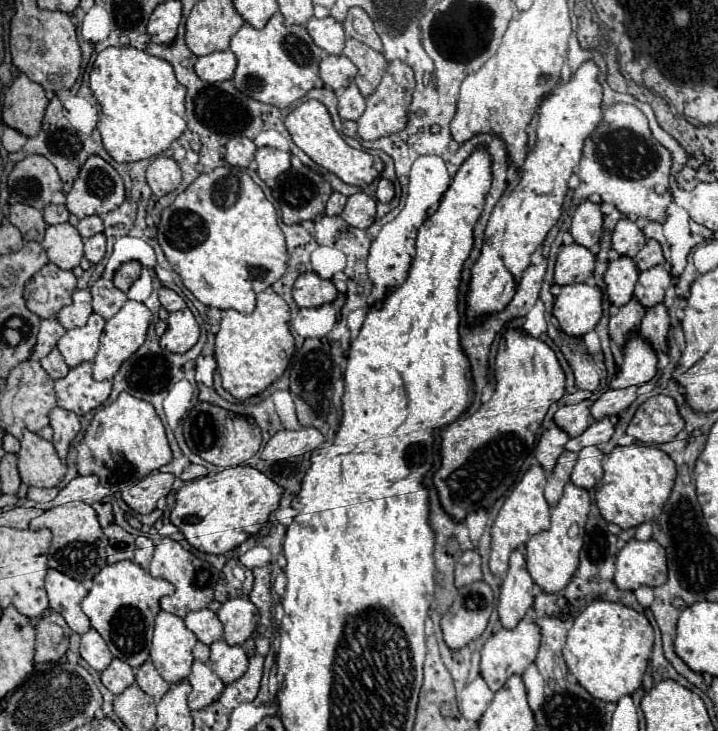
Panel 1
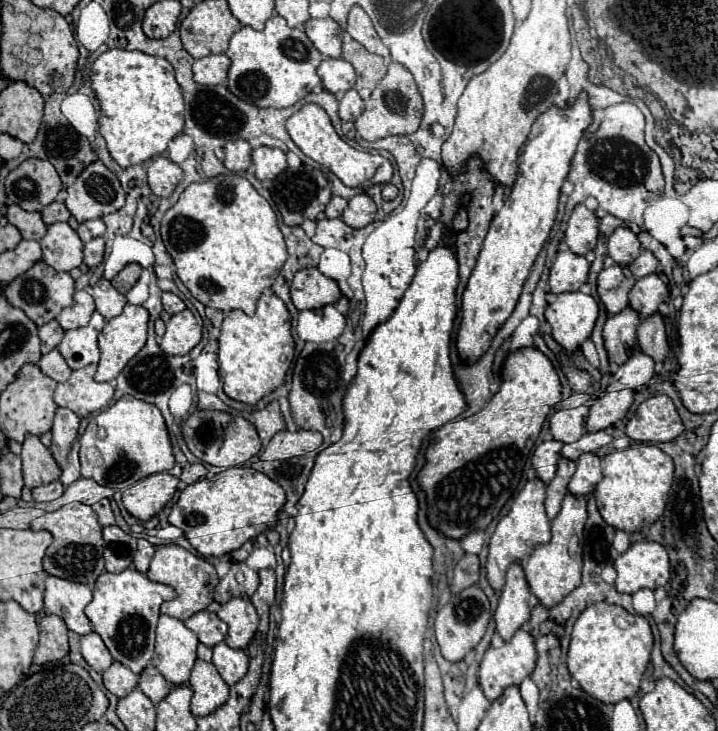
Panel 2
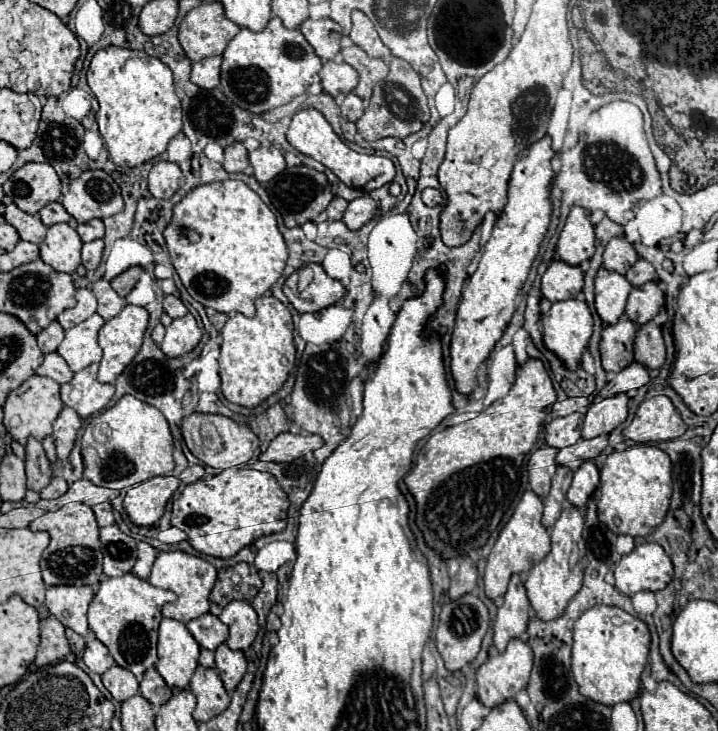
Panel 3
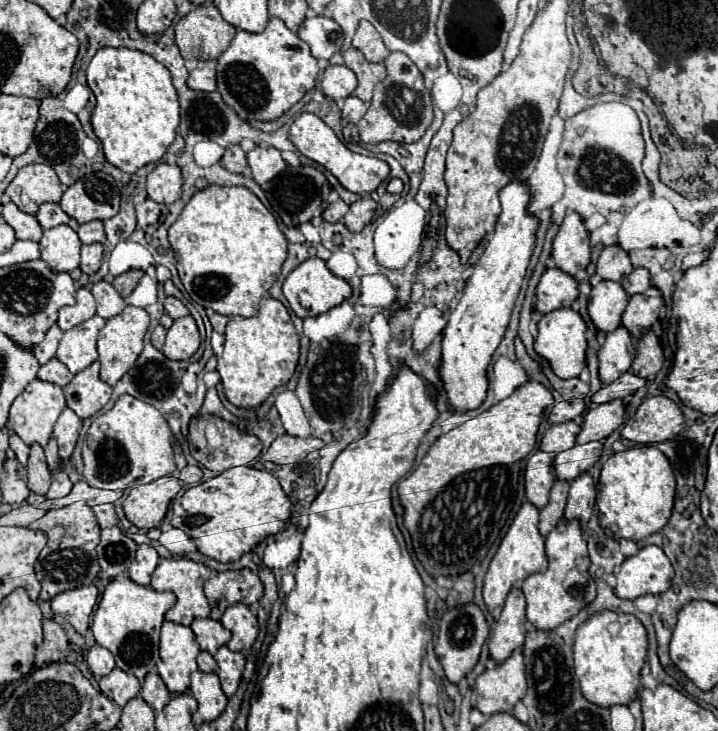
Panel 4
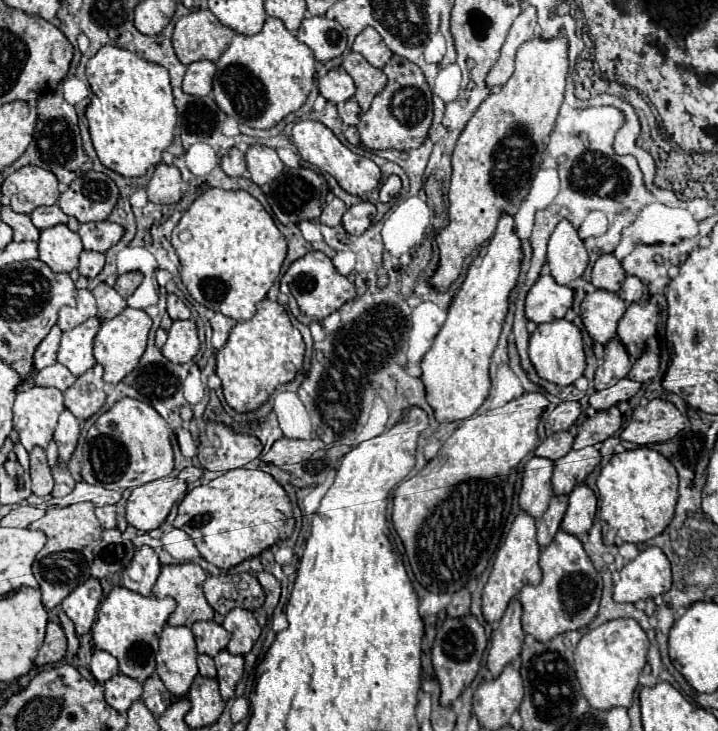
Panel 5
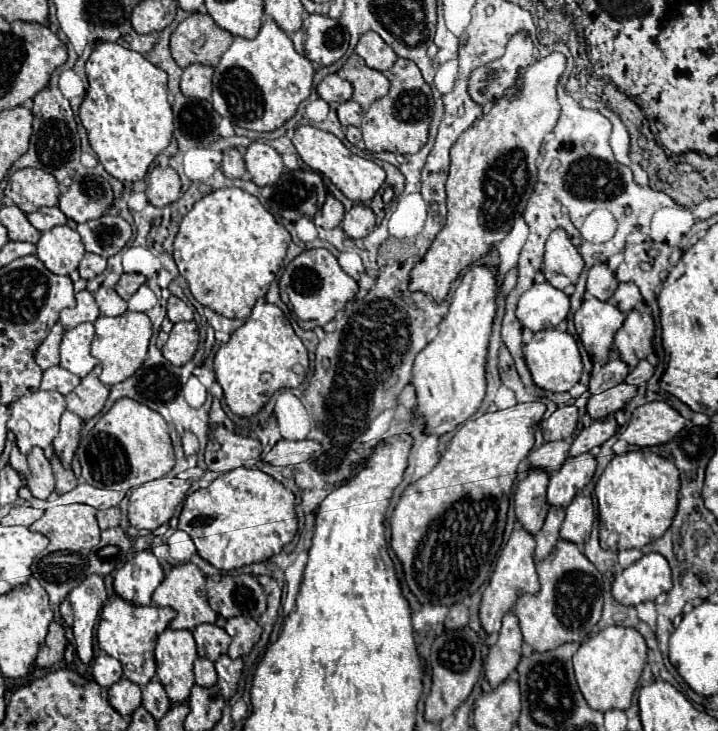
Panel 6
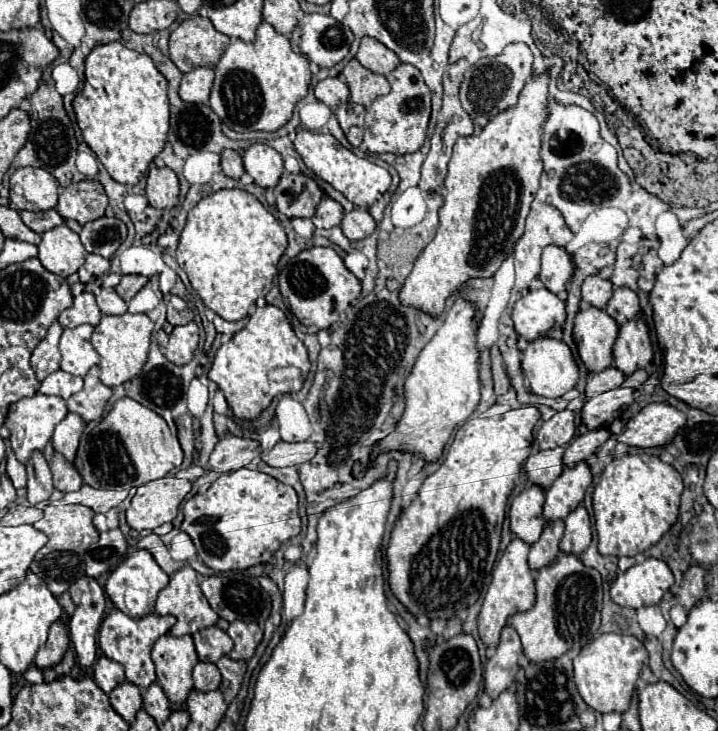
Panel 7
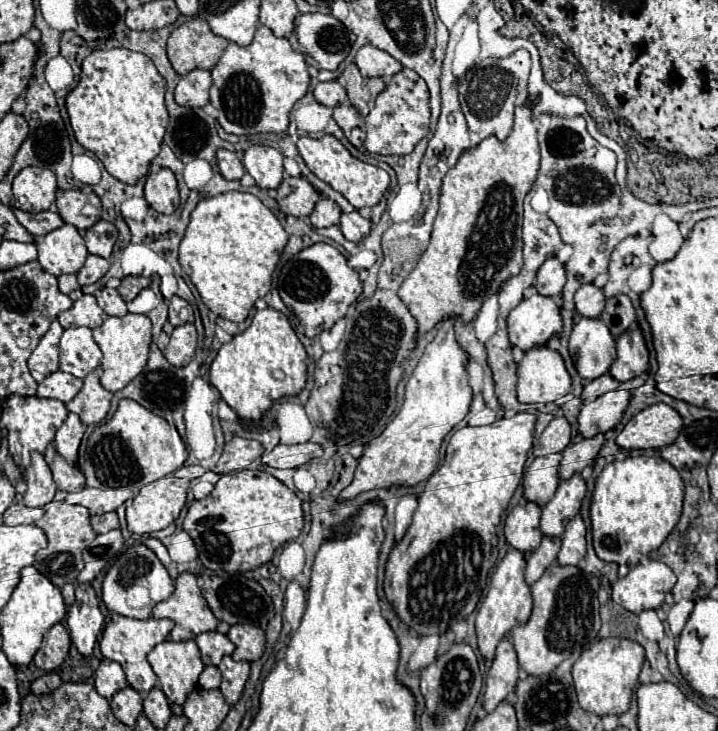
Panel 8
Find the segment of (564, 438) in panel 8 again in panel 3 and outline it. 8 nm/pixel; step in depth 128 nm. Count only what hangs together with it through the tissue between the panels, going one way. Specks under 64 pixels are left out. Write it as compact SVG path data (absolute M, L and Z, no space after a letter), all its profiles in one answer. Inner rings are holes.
M580 396L580 398L566 398L566 400L556 402L552 406L552 414L554 416L568 416L572 412L586 412L586 408L588 408L588 400L584 396Z

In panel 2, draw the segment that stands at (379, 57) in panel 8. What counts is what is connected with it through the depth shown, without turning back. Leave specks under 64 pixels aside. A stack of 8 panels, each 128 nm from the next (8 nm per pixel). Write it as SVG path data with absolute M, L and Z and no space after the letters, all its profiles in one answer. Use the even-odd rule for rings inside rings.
M354 6L354 8L350 10L346 32L348 32L354 40L358 40L368 52L380 54L380 56L388 62L388 66L394 62L394 60L390 59L388 48L386 48L386 46L382 44L382 40L378 38L376 30L374 30L374 26L372 26L370 16L368 16L360 6Z

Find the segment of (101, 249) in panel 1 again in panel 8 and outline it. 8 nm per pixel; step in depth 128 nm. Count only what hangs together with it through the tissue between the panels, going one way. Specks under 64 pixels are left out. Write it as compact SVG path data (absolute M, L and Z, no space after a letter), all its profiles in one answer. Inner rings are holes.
M90 254L90 256L86 258L86 262L84 262L84 266L80 268L80 272L76 274L80 286L98 282L98 280L108 272L108 268L110 268L110 260L100 258L100 256L92 256L92 254Z

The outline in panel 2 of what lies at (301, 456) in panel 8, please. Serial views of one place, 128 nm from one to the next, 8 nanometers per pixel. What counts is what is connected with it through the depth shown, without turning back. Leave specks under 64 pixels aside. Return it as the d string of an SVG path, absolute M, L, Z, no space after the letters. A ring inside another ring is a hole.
M282 430L278 432L260 454L260 460L288 460L294 456L304 456L322 446L322 434L314 430Z

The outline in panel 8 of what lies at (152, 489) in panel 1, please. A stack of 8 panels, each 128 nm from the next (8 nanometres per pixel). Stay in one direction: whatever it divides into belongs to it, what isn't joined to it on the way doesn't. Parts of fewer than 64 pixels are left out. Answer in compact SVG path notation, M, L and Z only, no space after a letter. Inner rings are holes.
M172 474L144 486L126 506L128 530L144 536L172 524L186 504L188 486L188 480L180 480Z

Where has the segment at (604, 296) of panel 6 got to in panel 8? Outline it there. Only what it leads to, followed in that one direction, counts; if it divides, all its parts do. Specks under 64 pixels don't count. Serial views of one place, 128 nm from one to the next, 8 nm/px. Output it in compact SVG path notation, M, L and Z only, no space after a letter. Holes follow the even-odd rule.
M584 284L578 288L574 302L576 302L576 310L580 316L600 316L606 298L604 298L602 288L594 284Z

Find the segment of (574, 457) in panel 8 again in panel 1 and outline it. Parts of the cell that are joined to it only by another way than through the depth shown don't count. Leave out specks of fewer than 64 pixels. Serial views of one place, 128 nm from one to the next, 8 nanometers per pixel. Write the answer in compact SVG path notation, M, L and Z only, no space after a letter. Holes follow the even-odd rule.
M636 386L624 388L624 390L606 390L594 404L592 404L592 416L596 420L602 420L604 416L620 414L636 400Z

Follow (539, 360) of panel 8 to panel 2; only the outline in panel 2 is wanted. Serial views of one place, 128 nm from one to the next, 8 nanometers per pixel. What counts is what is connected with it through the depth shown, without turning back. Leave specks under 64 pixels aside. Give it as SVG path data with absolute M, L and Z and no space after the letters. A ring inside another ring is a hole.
M562 292L556 302L546 308L546 320L552 326L552 338L574 352L580 344L590 338L598 318L598 304L590 294Z

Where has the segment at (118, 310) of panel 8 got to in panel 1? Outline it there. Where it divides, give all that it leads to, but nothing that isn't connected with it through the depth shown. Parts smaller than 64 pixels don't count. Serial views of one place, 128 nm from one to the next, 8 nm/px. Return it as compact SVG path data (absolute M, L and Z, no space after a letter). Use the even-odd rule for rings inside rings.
M100 278L92 284L90 288L90 294L92 294L92 308L96 314L100 314L102 318L112 318L120 308L122 304L128 300L126 294L122 290L118 290L112 280L106 280L106 278Z

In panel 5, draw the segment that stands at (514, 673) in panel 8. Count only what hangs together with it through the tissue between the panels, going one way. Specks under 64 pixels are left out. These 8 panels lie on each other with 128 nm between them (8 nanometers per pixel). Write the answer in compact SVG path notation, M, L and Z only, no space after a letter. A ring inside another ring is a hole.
M512 598L498 624L498 630L492 636L492 644L488 650L488 668L494 676L498 676L506 664L514 662L520 656L524 644L524 630L520 626L520 616L522 616L520 600Z

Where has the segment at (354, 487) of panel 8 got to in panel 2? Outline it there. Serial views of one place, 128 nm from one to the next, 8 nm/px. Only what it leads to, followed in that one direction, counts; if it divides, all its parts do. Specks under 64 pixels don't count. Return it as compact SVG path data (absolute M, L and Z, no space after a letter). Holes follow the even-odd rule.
M580 92L574 104L564 108L550 106L533 124L520 156L518 178L504 206L490 222L478 262L462 294L462 322L456 344L468 364L476 362L488 350L490 340L512 314L530 268L554 226L560 188L568 176L576 146L590 124L592 110L586 92Z

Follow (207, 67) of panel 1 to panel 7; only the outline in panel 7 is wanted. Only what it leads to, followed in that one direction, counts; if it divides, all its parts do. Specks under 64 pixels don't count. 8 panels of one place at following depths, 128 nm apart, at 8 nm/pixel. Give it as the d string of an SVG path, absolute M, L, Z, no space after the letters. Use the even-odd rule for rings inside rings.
M194 68L182 76L180 98L190 104L204 104L208 102L212 82L214 82L212 68Z

